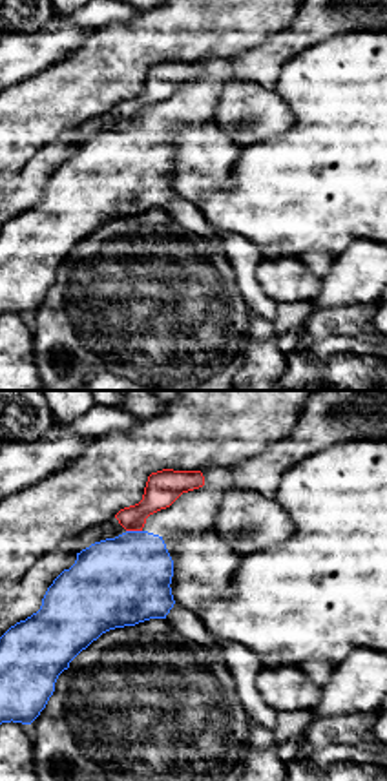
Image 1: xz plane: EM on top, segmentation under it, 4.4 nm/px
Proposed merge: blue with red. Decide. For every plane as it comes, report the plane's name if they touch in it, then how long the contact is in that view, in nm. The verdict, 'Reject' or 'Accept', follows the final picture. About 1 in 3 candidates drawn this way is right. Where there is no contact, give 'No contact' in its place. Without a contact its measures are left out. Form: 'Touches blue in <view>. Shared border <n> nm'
Touches blue in xz. Shared border 70 nm

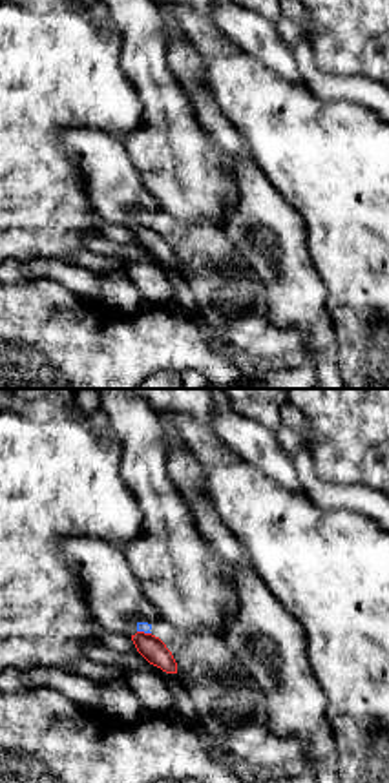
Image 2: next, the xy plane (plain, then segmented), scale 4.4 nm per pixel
Touches blue in xy. Shared border 70 nm

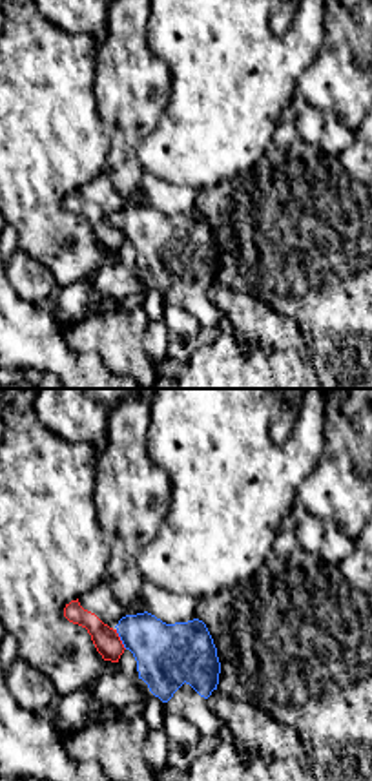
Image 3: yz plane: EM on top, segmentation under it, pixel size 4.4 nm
Touches blue in yz. Shared border 100 nm

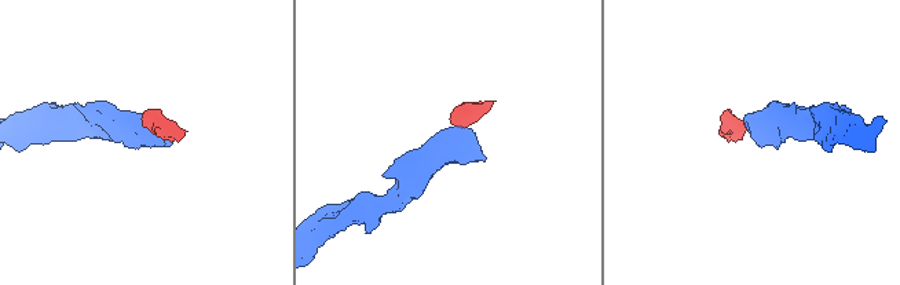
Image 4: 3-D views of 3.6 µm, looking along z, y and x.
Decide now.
Reject

